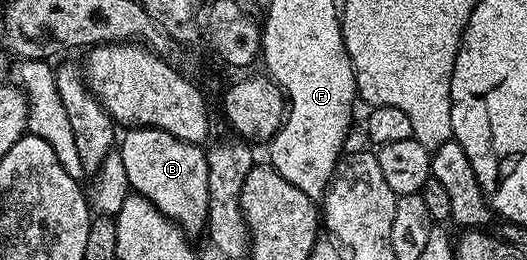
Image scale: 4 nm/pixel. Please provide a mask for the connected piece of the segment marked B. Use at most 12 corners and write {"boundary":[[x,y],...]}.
{"boundary":[[154,127],[119,139],[127,181],[186,235],[205,231],[207,157]]}

